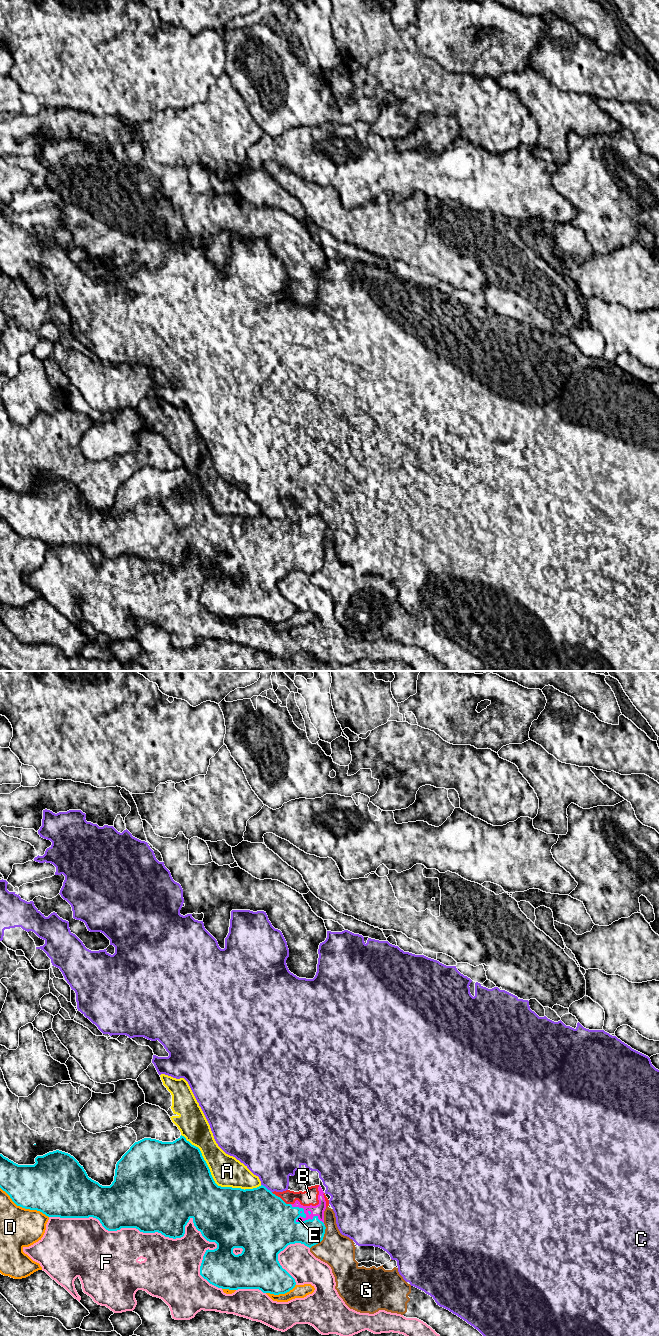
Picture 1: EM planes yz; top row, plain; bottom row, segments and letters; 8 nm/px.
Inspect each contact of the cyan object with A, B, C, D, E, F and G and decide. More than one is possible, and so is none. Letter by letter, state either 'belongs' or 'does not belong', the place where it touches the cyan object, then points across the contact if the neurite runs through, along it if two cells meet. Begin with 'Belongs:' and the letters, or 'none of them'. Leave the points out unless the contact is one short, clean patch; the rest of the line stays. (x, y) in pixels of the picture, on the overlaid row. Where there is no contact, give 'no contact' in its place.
Belongs: B, E
A: does not belong | yz (213, 1180)
B: belongs | yz (280, 1198)
C: does not belong | yz (265, 1187)
D: does not belong | yz (24, 1207)
E: belongs | yz (305, 1217)
F: does not belong | yz (169, 1237)
G: does not belong | yz (322, 1238)

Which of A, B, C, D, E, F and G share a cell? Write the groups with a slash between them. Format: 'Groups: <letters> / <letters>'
Groups: A / B E / C / D / F / G

